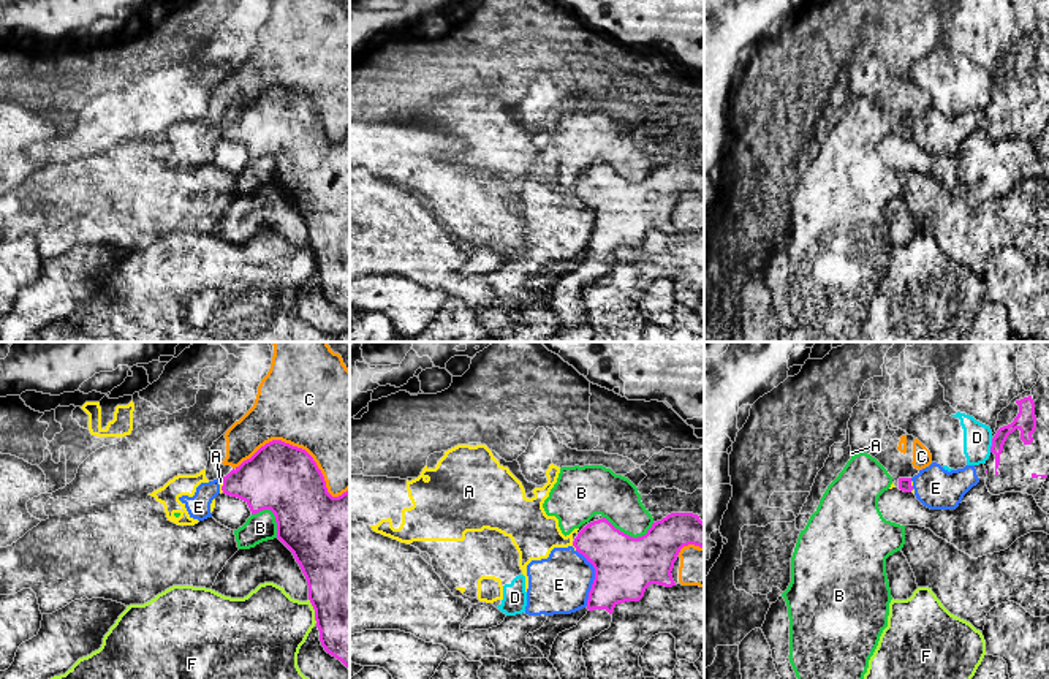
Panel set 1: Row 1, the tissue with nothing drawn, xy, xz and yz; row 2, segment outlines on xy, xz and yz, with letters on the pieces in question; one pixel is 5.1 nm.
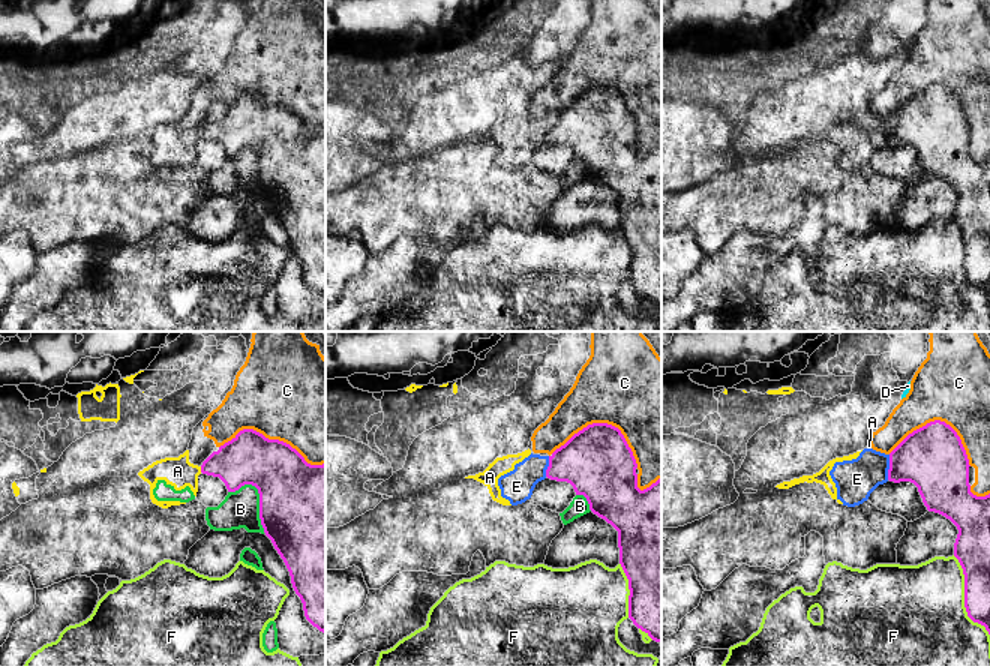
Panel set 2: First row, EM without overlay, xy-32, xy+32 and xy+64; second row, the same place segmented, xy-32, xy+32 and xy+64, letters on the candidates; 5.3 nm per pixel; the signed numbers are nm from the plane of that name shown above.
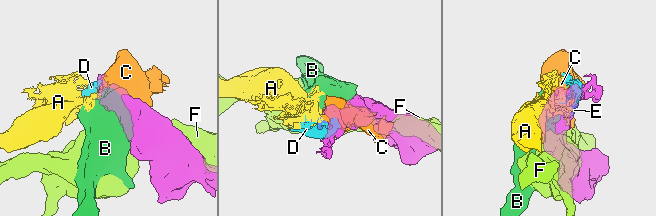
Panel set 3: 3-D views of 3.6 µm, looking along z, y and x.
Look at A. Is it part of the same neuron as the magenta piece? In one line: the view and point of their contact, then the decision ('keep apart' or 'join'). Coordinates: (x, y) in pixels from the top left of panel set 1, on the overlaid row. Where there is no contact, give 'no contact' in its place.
meets magenta in xz at (573, 545); keep apart

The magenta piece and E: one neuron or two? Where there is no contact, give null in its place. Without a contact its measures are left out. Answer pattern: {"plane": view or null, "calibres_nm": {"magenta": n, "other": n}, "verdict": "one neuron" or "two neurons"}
{"plane": "xz", "calibres_nm": {"magenta": 300, "other": 300}, "verdict": "two neurons"}

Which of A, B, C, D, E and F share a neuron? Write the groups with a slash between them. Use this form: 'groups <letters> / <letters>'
groups A C / B E / D / F

